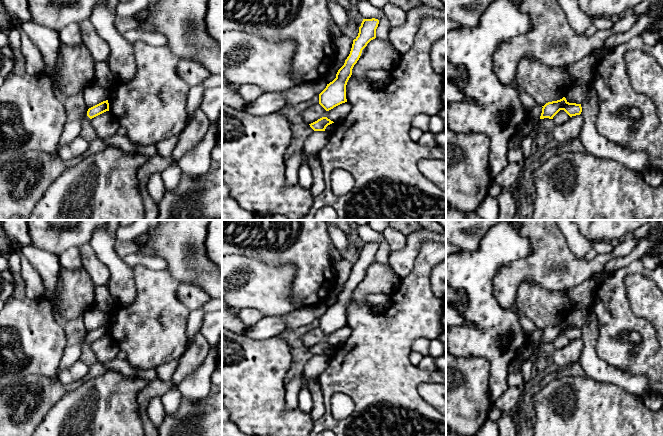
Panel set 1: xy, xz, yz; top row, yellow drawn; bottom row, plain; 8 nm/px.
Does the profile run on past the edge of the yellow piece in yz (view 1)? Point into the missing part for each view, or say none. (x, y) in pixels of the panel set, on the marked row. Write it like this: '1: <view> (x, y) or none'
1: none

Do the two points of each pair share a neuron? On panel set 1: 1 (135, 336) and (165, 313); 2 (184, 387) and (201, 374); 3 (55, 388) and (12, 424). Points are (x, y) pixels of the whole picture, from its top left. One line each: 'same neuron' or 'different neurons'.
1: same neuron
2: same neuron
3: same neuron

